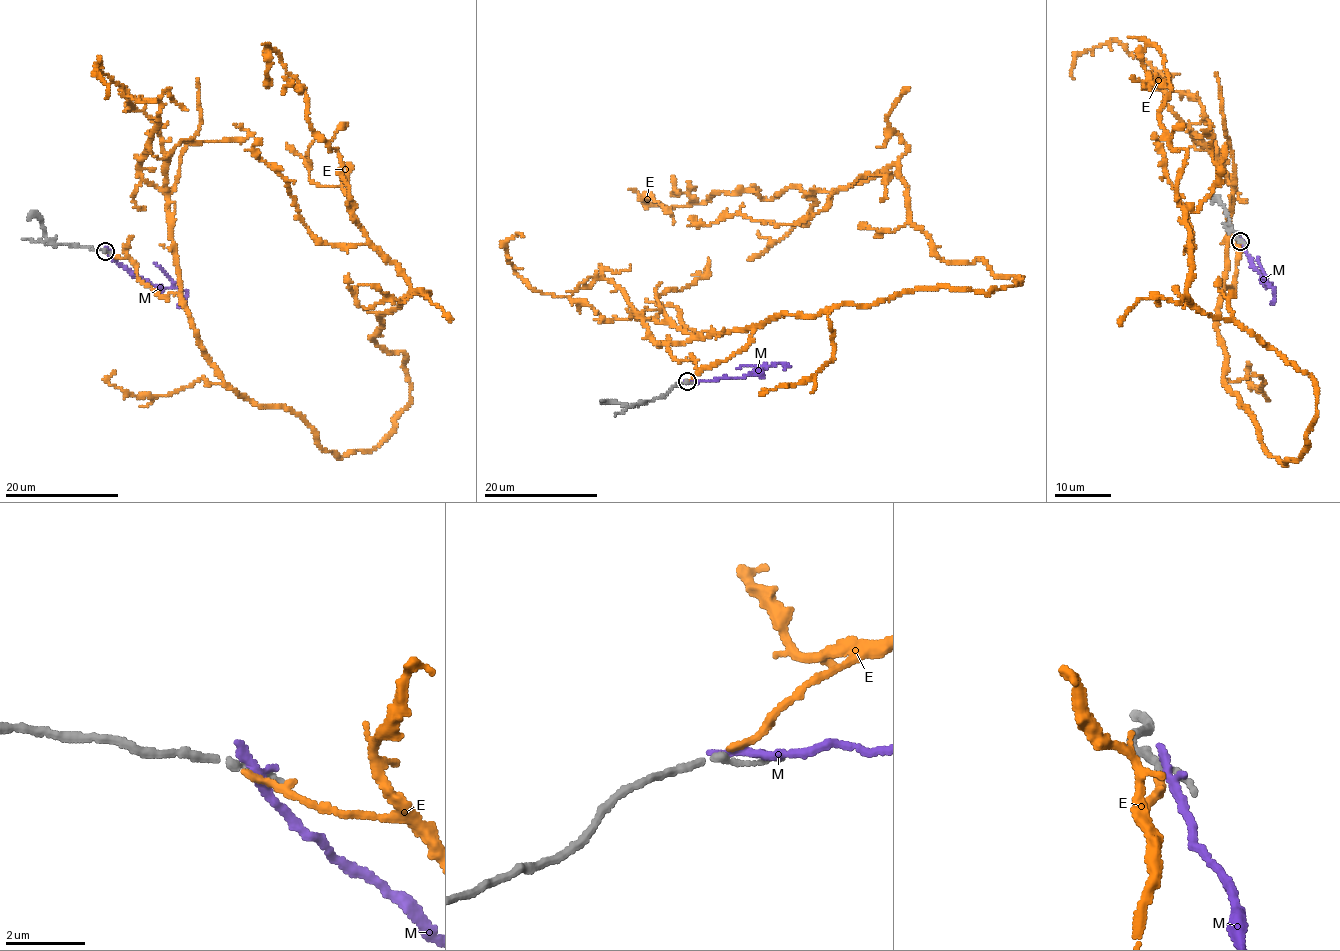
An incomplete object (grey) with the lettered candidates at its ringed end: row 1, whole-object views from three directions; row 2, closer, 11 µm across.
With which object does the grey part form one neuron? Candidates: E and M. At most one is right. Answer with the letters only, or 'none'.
E

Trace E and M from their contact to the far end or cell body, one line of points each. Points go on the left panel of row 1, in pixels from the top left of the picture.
E: (105, 251), (227, 384), (373, 450), (409, 280), (269, 49), (265, 84)
M: (105, 250), (133, 275), (153, 284), (184, 289), (186, 302), (178, 305)

